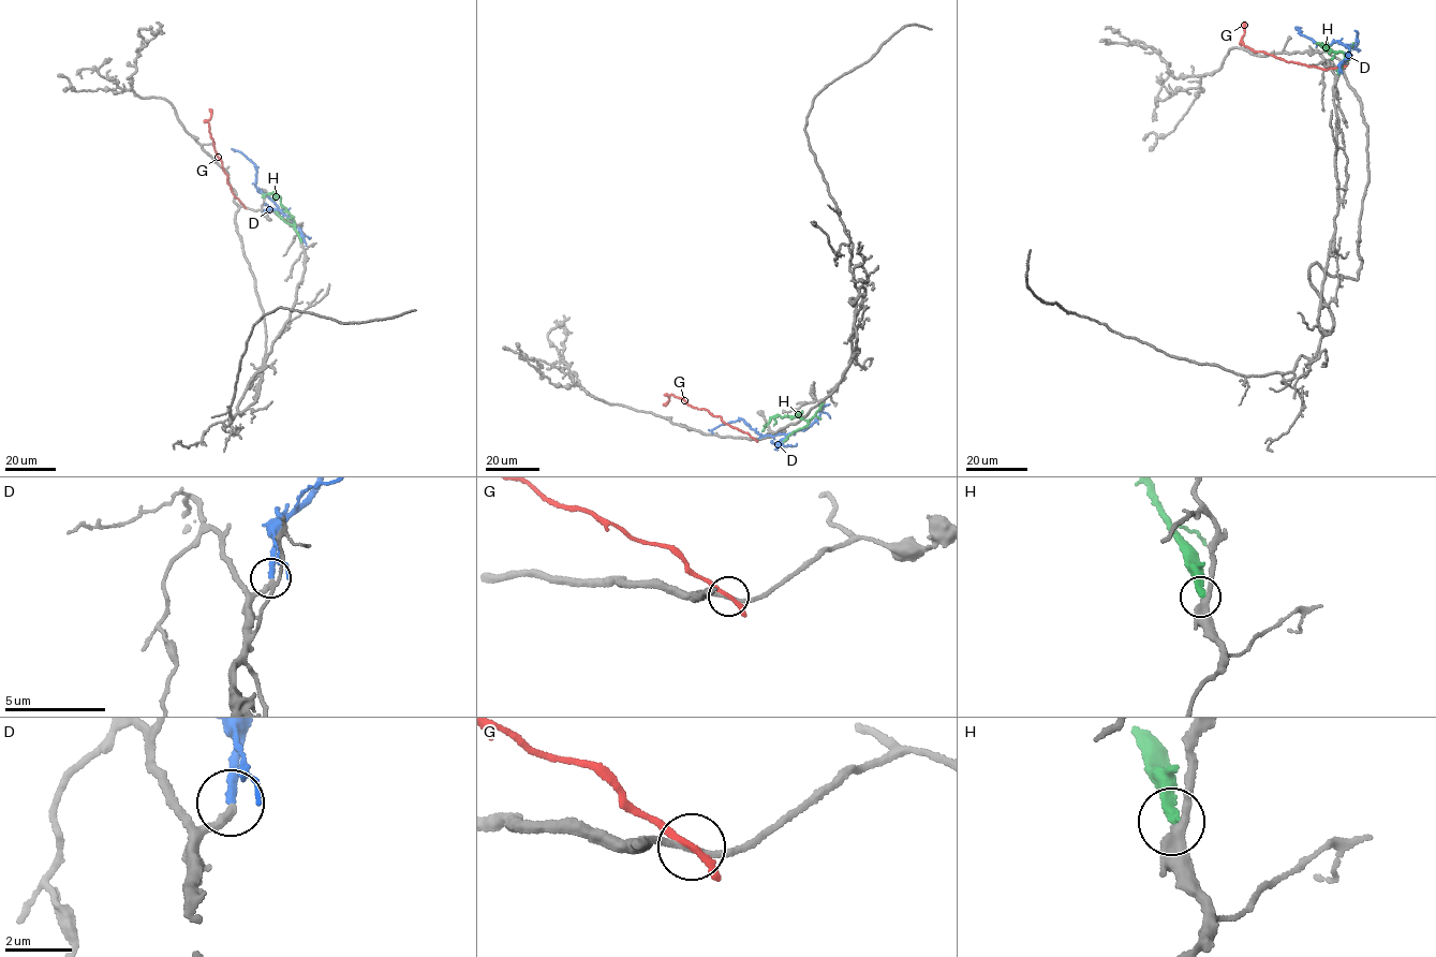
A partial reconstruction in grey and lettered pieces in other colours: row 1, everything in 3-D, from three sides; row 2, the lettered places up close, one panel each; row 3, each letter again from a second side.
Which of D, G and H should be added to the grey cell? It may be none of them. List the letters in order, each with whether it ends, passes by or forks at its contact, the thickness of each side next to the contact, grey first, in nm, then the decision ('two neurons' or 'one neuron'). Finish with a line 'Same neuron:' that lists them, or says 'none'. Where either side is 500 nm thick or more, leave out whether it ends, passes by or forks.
D: it ends there; 280 nm thick on the grey side, 300 nm on the other; one neuron
G: it ends there; 200 nm thick on the grey side, 280 nm on the other; two neurons
H: it ends there; 280 nm thick on the grey side, 320 nm on the other; two neurons
Same neuron: D

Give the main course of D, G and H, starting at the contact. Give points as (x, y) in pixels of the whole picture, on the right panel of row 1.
D: (1338, 73), (1348, 47), (1337, 41), (1323, 46), (1294, 28), (1301, 28)
G: (1343, 67), (1326, 71), (1254, 50), (1243, 45), (1243, 24)
H: (1338, 74), (1345, 54), (1331, 52), (1318, 43), (1323, 44), (1326, 52)

